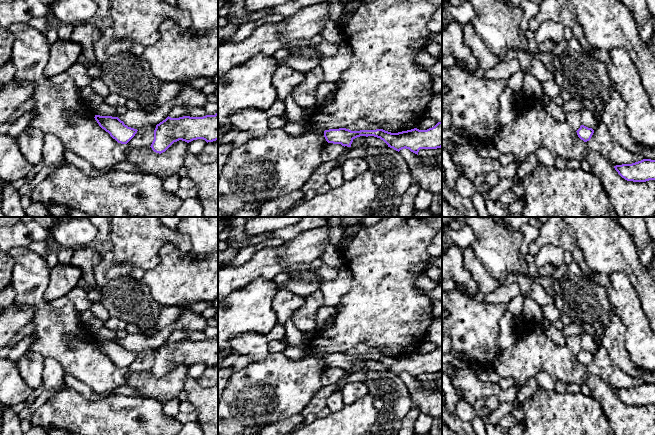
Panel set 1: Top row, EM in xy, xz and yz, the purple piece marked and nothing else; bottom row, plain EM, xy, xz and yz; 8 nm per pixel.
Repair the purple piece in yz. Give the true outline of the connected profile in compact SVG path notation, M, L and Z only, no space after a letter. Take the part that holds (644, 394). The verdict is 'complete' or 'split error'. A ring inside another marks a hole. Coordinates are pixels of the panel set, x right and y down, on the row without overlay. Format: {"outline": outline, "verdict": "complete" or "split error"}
{"outline": "M643 383L632 388L616 389L614 392L627 405L646 406L655 404L655 384Z", "verdict": "complete"}

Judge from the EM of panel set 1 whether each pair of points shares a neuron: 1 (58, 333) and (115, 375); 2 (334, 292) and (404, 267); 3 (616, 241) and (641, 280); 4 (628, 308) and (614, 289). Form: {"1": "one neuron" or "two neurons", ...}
{"1": "one neuron", "2": "two neurons", "3": "one neuron", "4": "one neuron"}

